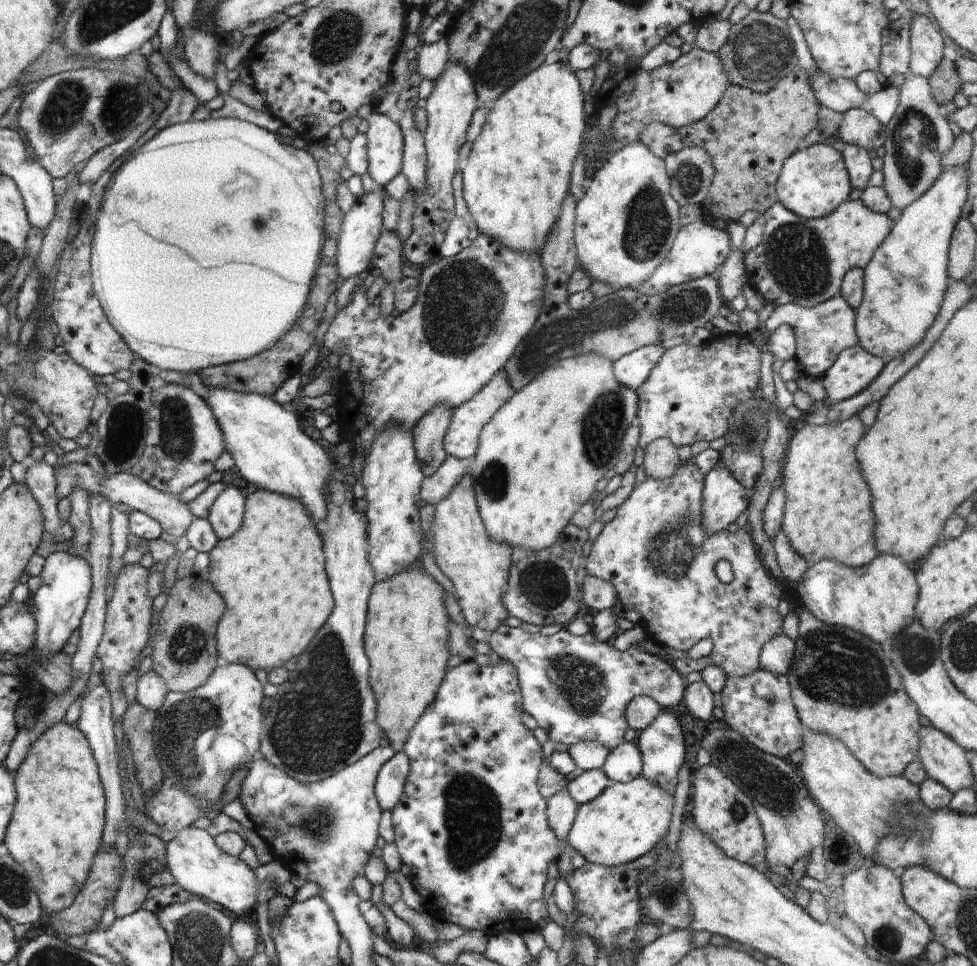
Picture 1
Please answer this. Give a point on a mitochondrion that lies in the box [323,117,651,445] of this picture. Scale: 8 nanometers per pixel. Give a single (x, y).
(466, 299)

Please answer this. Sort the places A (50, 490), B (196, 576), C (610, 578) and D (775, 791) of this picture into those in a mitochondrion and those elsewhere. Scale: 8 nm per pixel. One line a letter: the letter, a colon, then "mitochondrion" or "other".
A: other
B: other
C: other
D: mitochondrion

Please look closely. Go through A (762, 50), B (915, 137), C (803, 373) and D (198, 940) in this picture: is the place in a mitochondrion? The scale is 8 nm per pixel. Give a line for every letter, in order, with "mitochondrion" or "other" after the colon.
A: mitochondrion
B: mitochondrion
C: other
D: mitochondrion

